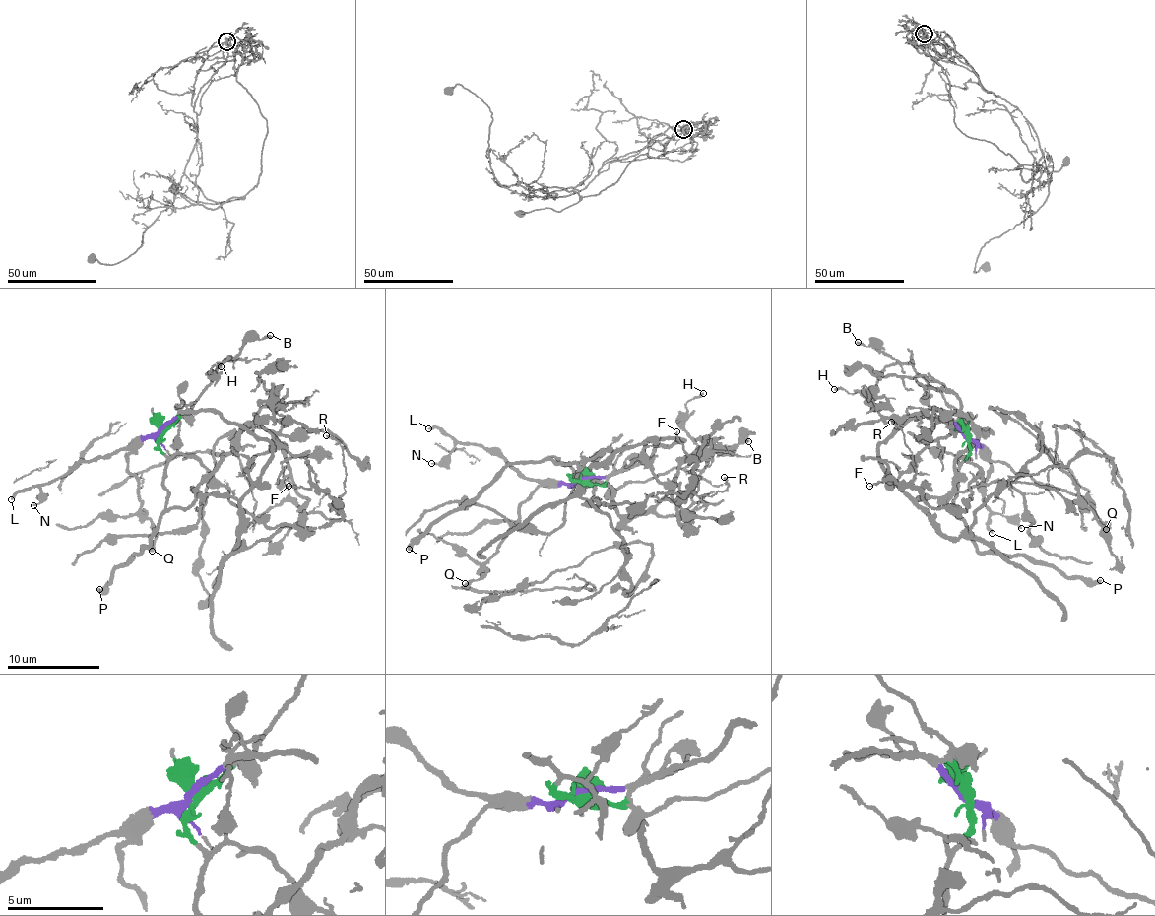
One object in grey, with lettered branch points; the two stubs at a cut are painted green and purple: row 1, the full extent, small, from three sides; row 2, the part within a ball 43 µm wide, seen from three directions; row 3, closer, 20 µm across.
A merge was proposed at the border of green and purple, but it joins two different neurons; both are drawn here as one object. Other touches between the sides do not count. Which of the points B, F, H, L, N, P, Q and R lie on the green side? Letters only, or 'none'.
B, F, H, P, R

